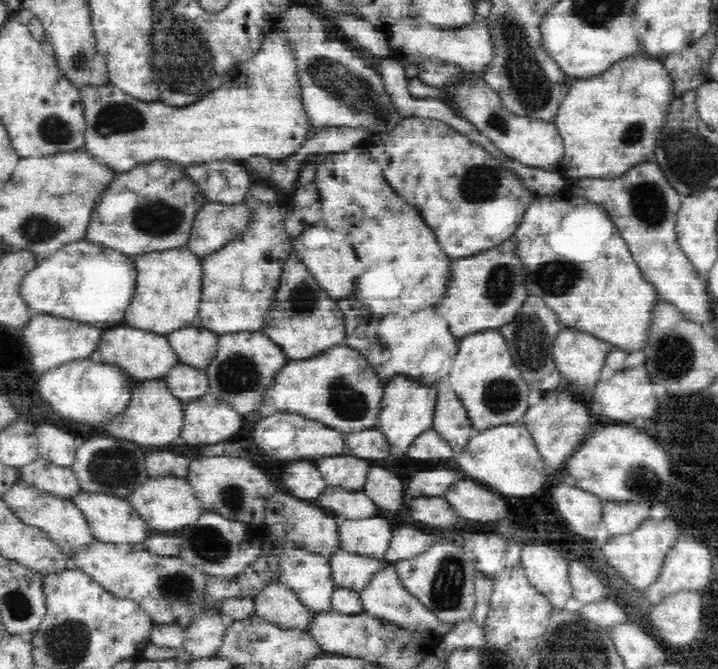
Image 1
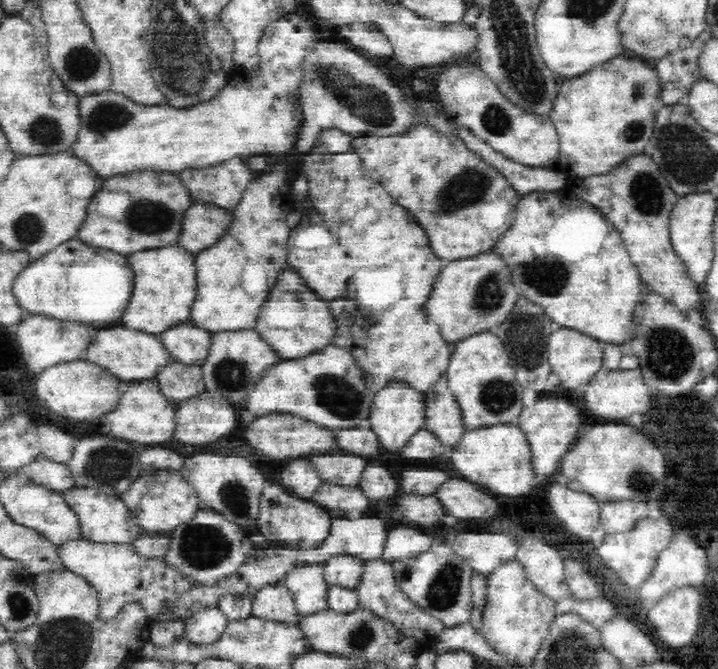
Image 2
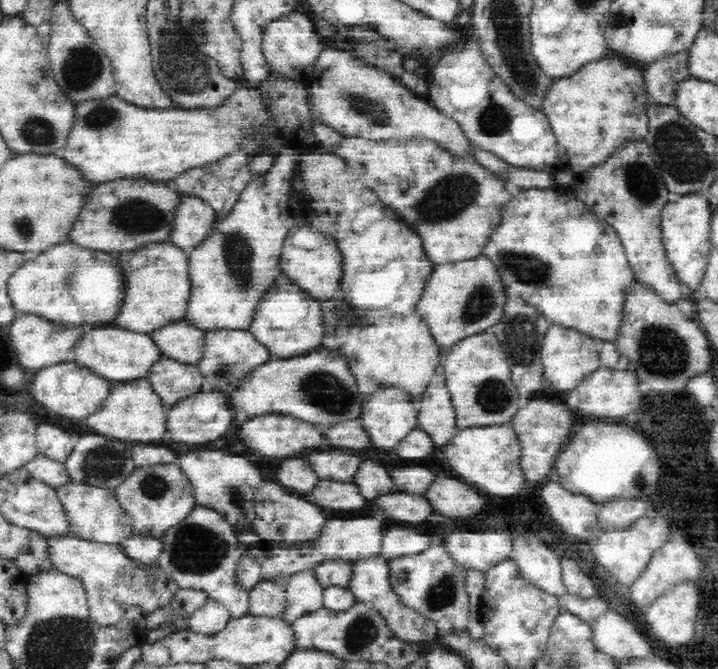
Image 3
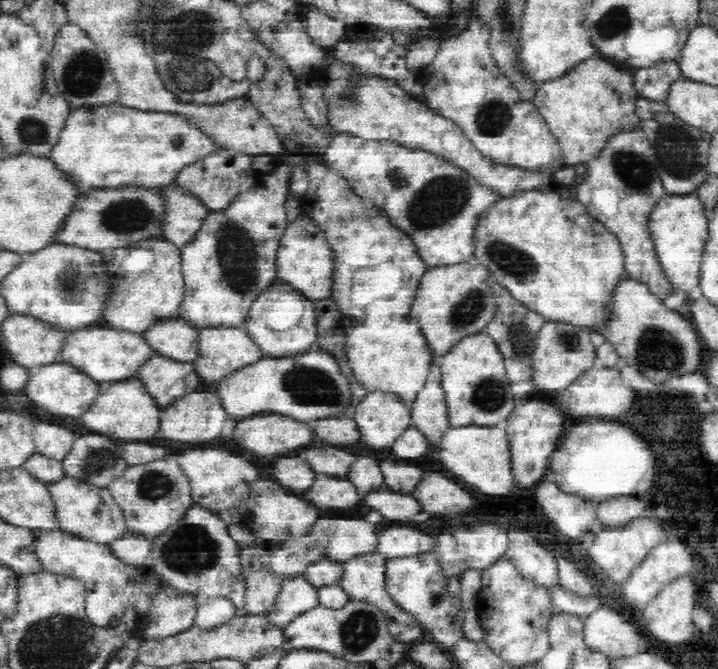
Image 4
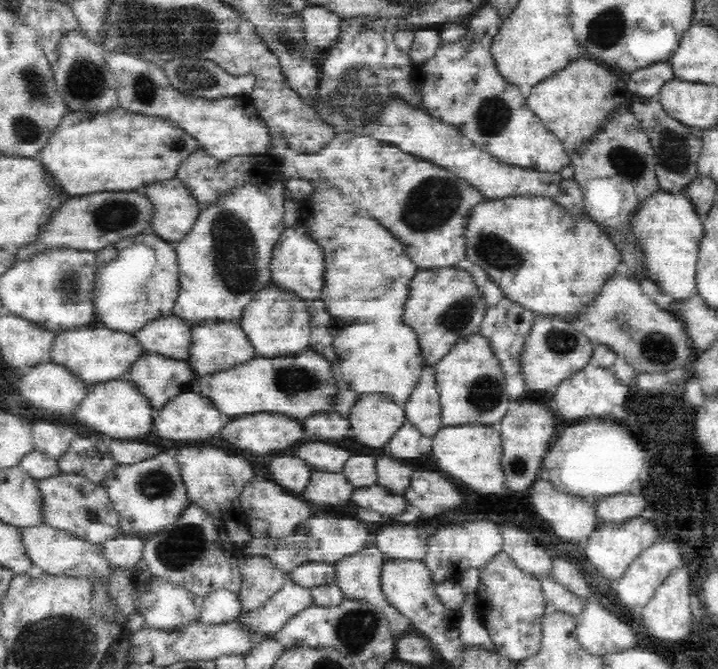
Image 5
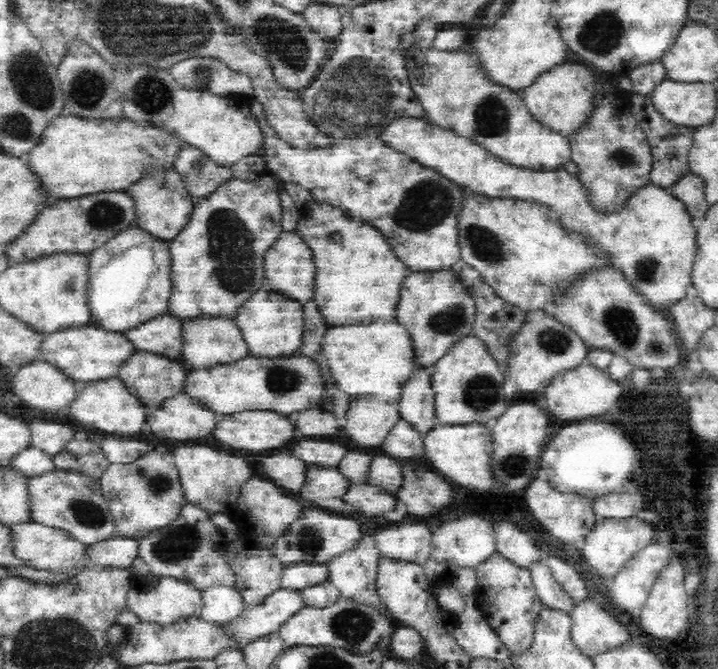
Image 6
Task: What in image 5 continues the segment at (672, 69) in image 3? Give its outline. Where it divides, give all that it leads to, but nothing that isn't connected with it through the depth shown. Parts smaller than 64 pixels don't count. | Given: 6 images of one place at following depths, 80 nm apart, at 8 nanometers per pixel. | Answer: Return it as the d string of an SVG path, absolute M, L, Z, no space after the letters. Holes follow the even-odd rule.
M664 60L650 63L650 66L630 71L629 74L627 89L632 94L645 97L655 96L660 85L673 78L672 69Z

